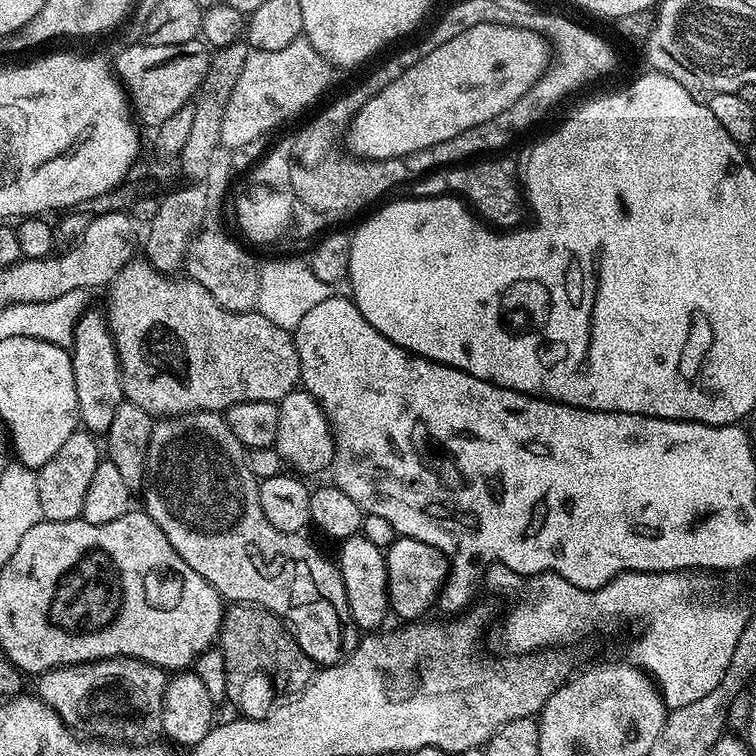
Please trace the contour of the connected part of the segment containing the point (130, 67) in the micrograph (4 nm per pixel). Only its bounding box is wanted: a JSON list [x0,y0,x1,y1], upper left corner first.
[114,39,209,130]

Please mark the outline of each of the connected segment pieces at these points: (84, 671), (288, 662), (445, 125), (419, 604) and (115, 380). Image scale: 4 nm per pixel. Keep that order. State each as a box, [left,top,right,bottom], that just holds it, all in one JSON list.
[[35,656,170,746],[218,603,312,693],[346,24,550,160],[384,536,449,622],[70,311,125,434]]

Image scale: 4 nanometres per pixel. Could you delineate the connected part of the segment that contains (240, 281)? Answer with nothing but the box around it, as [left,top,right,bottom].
[187,228,258,312]

